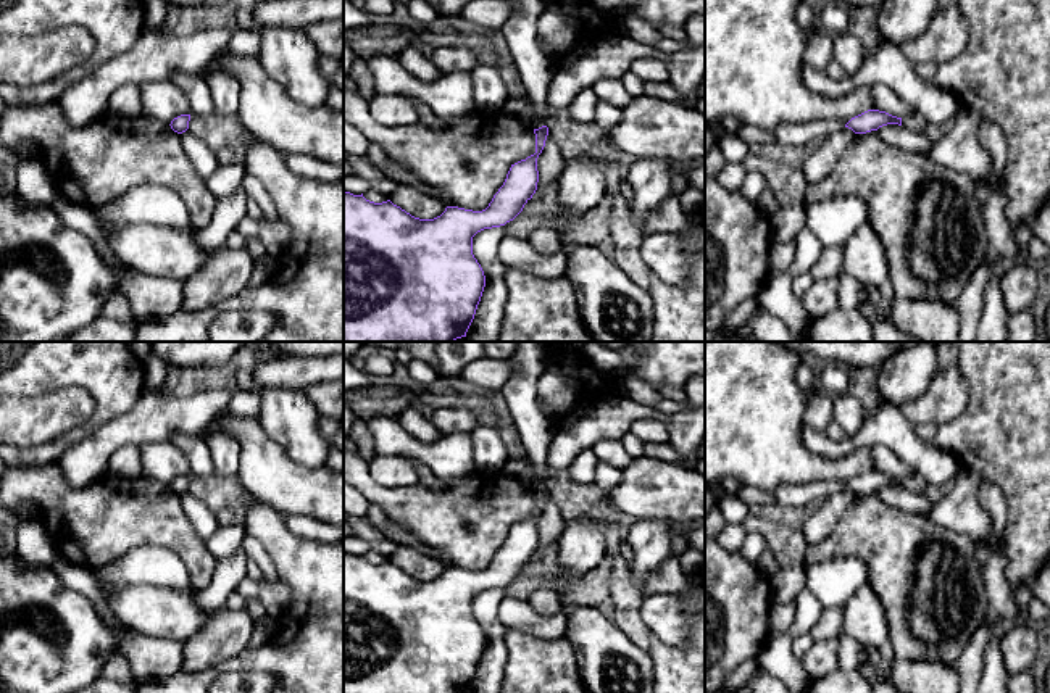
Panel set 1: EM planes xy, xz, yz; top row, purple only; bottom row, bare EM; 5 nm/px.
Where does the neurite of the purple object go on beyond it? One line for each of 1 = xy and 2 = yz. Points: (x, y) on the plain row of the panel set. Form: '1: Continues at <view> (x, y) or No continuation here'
1: No continuation here
2: No continuation here

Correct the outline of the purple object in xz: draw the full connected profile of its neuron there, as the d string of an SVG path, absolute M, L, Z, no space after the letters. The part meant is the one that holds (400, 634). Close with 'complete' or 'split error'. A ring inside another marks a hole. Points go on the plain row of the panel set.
M548 488L534 490L535 514L511 525L503 546L482 572L447 567L434 580L419 580L394 566L369 562L344 553L344 693L468 693L481 662L485 637L473 616L473 598L513 582L537 551L537 519L545 508Z | complete

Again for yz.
M868 471L855 479L852 479L845 488L852 490L855 495L866 495L871 492L877 492L887 485L898 485L902 487L902 479L892 477L885 472L879 471Z | complete

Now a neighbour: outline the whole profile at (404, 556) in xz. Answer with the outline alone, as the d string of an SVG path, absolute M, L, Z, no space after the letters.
M395 543L389 561L419 580L434 580L447 569L440 559L424 556L411 546L402 543Z

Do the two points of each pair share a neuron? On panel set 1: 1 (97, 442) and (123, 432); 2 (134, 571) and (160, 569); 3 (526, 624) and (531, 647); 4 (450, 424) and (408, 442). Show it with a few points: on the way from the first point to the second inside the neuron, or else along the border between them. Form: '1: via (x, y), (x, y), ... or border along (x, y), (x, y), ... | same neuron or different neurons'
1: via (104, 442), (116, 434) | same neuron
2: via (141, 569), (154, 569) | same neuron
3: border along (508, 627), (544, 639), (565, 637) | different neurons
4: border along (470, 431), (444, 435) | different neurons

